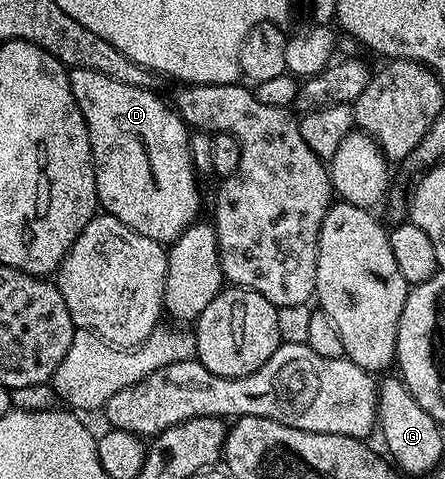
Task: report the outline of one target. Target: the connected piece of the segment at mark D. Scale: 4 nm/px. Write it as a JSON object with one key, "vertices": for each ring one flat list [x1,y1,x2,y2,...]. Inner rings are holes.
{"vertices":[[73,68,69,77,72,97,76,97,76,105,80,105,88,129,101,210,124,221,124,225,152,241,163,245,173,243,199,218,200,176,194,170,194,158,190,152,191,132,185,121,167,100,166,104,160,96,153,95,153,90,124,85,124,81,112,81,112,77,92,73,92,69]]}

